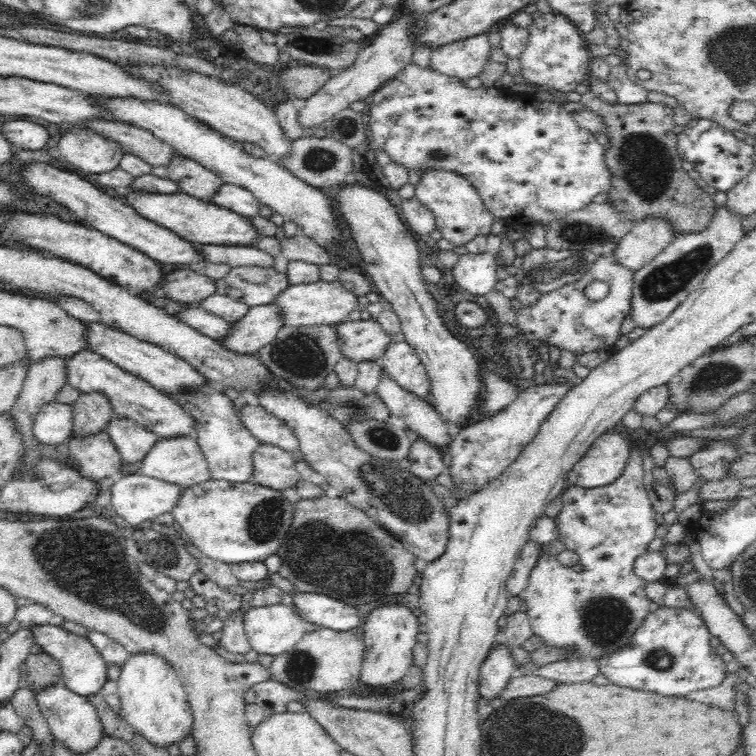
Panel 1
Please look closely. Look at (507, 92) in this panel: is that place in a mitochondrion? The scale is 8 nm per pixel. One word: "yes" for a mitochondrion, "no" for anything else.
no

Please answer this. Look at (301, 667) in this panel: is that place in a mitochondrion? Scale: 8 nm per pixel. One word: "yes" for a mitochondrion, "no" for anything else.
yes

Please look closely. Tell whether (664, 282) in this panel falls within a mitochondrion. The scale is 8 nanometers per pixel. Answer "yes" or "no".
yes

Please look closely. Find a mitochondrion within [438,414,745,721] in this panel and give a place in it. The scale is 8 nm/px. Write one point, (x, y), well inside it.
(605, 620)

